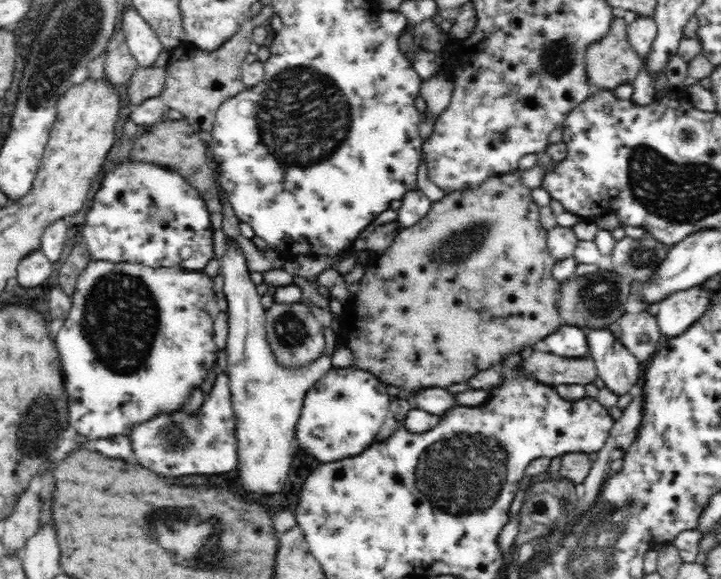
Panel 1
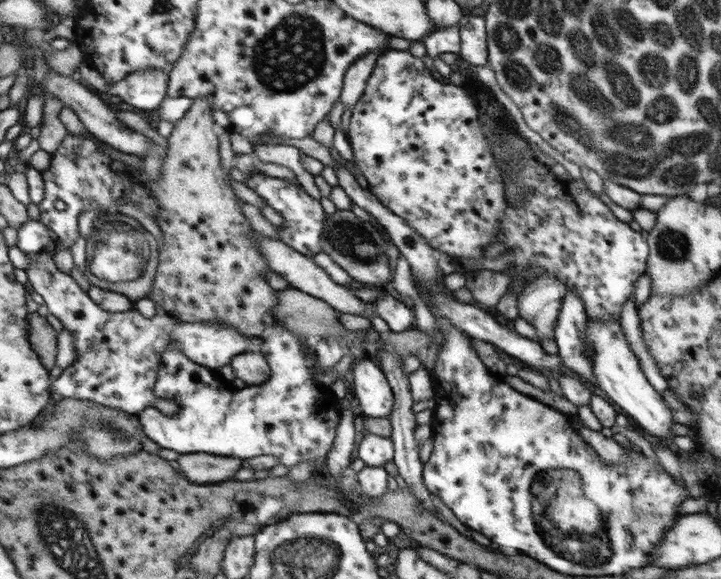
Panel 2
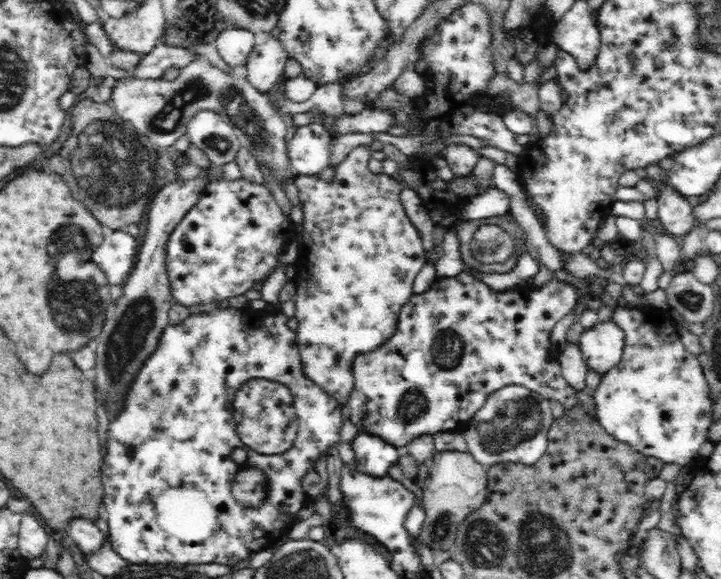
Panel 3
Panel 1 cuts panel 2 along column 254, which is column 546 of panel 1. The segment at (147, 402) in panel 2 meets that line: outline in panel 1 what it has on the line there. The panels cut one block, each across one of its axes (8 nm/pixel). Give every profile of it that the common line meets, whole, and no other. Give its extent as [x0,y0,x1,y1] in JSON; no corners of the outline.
[544,322,588,358]

